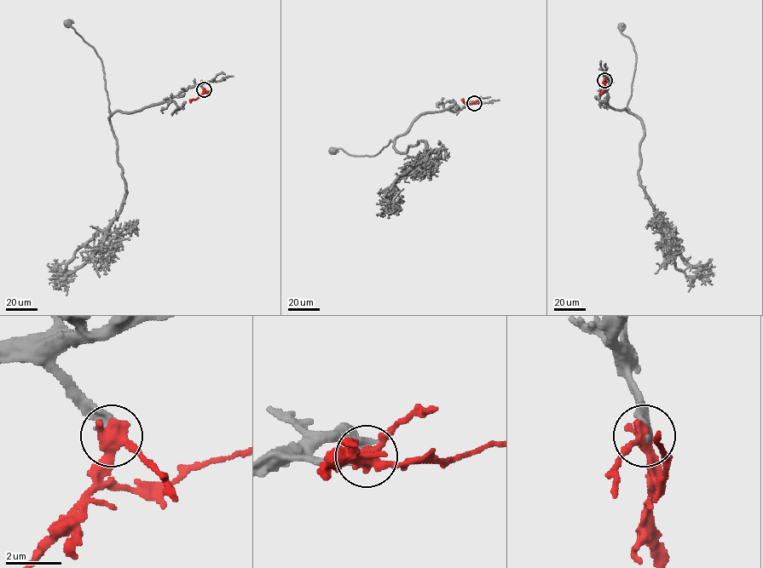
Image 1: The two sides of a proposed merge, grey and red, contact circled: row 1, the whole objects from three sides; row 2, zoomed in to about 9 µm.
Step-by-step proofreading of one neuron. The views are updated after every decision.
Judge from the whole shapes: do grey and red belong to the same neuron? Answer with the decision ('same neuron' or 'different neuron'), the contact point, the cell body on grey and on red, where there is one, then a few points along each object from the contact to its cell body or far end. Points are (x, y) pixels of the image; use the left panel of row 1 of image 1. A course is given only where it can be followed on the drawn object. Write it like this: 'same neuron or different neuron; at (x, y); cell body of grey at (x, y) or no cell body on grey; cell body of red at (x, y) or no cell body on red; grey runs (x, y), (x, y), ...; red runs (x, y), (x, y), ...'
same neuron; at (204, 89); cell body of grey at (67, 22); no cell body on red; grey runs (204, 89), (199, 85), (190, 86), (174, 96), (141, 109), (111, 114), (101, 60), (68, 22); red runs (204, 89), (197, 99), (189, 100)

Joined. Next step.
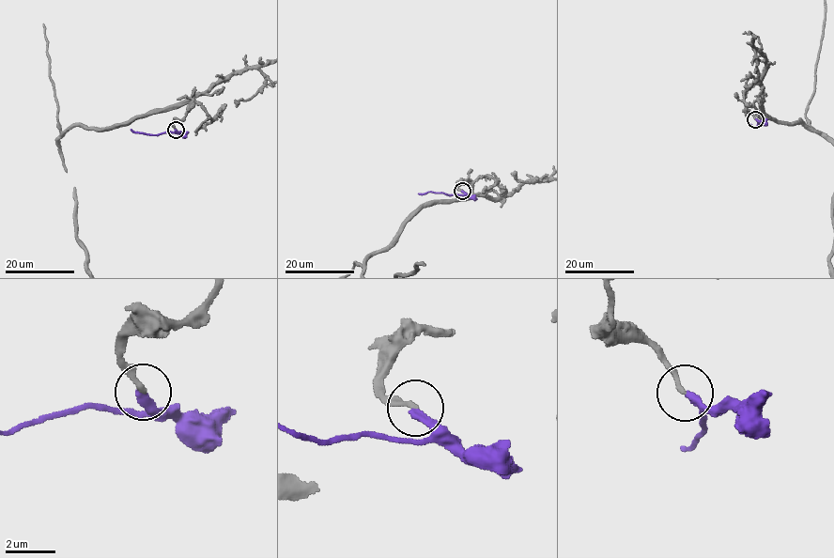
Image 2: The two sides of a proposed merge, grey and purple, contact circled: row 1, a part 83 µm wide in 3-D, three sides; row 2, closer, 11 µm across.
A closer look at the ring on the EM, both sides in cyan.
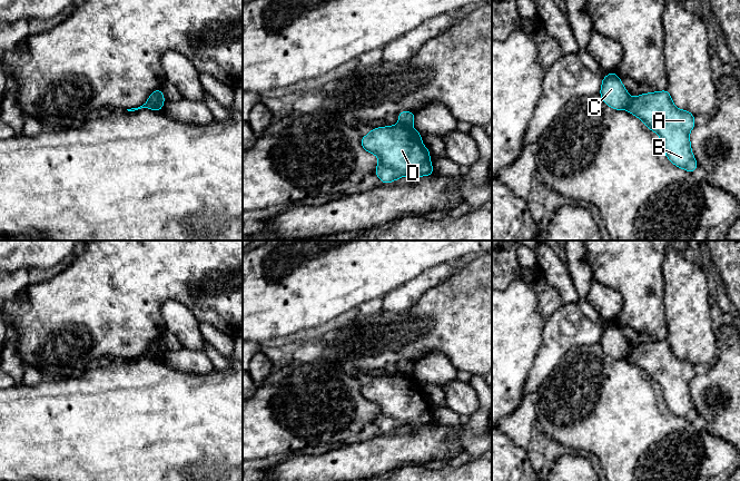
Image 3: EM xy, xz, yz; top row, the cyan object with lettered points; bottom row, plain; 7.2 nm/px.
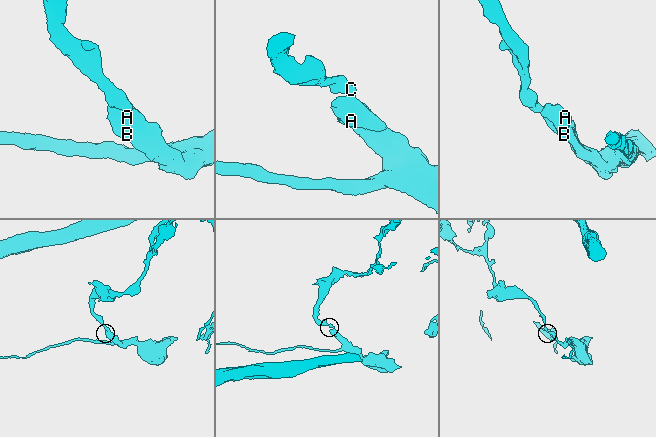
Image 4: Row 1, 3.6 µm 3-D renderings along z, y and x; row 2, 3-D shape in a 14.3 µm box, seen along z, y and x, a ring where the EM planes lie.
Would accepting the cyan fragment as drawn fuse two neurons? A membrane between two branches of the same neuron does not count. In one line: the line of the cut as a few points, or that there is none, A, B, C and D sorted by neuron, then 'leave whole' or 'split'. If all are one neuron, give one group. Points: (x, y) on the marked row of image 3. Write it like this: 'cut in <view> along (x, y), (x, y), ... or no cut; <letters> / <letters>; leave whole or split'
cut in xy along (147, 101), (160, 109); A B D / C; split

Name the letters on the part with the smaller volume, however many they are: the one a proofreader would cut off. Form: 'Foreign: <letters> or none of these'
Foreign: A, B, D

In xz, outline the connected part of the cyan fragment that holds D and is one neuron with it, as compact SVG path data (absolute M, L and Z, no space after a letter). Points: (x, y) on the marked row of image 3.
M398 125L374 128L362 137L361 145L379 158L374 174L383 184L403 176L434 174L430 151L422 145L421 134L412 127Z

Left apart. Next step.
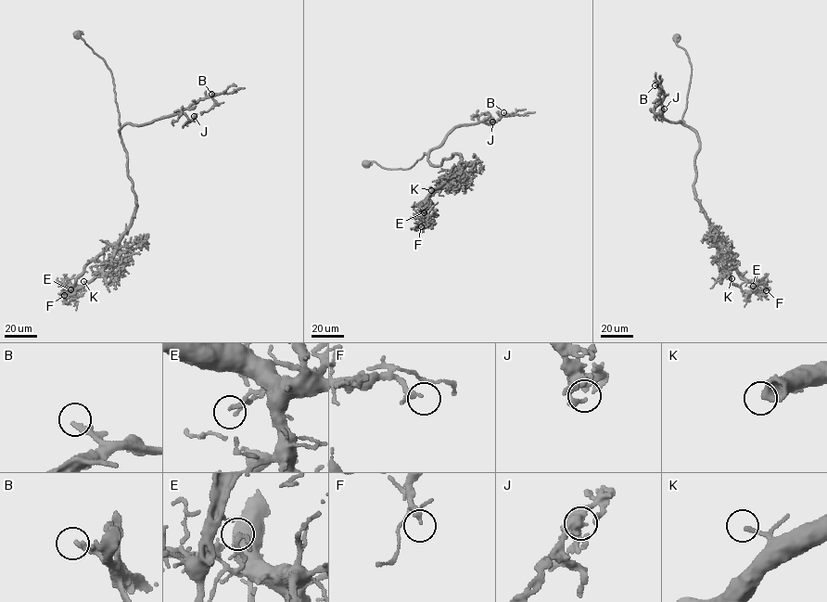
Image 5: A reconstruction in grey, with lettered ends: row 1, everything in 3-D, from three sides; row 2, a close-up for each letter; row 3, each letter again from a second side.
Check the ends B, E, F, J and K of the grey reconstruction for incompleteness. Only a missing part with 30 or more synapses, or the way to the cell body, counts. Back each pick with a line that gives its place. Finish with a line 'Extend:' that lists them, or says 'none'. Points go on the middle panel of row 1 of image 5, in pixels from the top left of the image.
B: Place: (503, 112)
Extend: B

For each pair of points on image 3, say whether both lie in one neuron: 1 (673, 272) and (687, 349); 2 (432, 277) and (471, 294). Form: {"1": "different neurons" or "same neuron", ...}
{"1": "same neuron", "2": "different neurons"}

